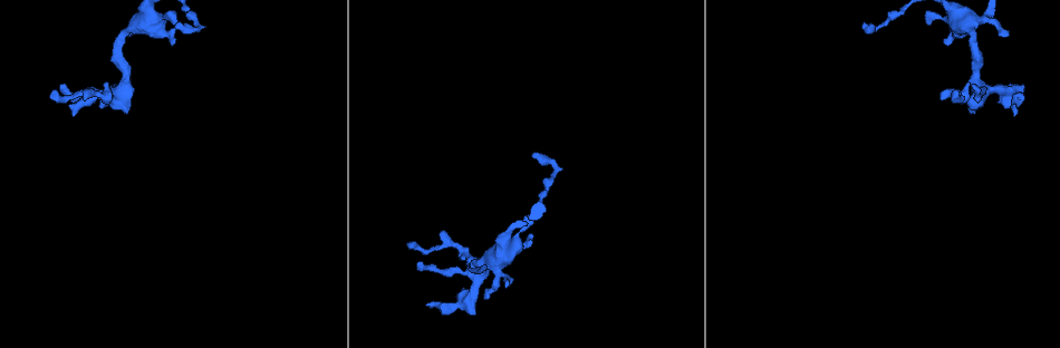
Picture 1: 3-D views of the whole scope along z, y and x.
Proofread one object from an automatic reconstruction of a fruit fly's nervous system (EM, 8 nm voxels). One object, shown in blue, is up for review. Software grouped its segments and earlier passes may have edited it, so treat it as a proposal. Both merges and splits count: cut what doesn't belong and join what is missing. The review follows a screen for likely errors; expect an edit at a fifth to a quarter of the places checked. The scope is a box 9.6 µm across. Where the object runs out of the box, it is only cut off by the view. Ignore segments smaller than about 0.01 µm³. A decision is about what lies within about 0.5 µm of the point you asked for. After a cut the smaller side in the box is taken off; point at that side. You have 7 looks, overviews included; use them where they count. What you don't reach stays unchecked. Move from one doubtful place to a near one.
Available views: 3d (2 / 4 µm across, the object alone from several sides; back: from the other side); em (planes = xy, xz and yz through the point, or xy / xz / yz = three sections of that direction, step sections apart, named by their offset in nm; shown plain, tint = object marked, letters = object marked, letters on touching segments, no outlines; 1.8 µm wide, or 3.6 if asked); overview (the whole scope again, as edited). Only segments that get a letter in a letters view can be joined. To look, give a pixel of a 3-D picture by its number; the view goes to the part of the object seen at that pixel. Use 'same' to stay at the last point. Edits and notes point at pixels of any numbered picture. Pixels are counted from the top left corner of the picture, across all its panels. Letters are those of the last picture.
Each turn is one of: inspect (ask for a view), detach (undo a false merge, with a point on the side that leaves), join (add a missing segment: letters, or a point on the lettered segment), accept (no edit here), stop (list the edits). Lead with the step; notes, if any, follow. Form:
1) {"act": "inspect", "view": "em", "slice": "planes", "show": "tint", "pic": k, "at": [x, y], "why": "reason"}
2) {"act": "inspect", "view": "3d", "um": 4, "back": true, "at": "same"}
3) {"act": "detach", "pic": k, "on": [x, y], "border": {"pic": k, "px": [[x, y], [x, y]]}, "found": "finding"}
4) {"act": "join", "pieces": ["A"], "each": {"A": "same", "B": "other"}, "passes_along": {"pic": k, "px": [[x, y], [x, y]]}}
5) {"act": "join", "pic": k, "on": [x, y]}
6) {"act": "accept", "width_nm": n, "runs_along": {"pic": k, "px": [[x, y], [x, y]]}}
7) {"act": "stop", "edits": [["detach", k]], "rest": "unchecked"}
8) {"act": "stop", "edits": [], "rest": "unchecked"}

{"act": "inspect", "view": "em", "slice": "planes", "show": "letters", "pic": 1, "at": [175, 23], "why": "tapers out"}

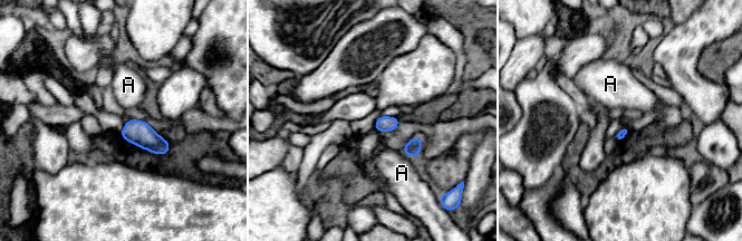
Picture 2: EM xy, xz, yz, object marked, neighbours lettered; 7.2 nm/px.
{"act": "accept", "each": {"A": "other"}, "border": {"pic": 2, "px": [[402, 151], [416, 158]]}, "found": "no lettered segment goes on from it"}

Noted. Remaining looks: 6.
{"act": "inspect", "view": "em", "um": 3.6, "slice": "planes", "show": "letters", "pic": 1, "at": [140, 19], "why": "four or more arms meet"}

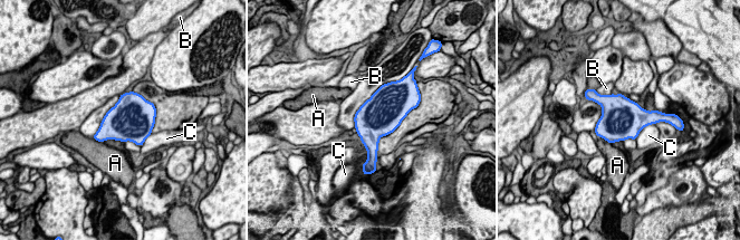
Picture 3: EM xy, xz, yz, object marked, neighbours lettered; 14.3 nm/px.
{"act": "accept", "each": {"A": "other", "B": "other", "C": "other"}, "border": {"pic": 3, "px": [[654, 123], [647, 124], [635, 138]]}, "found": "continuous, no second cell"}

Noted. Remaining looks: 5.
{"act": "inspect", "view": "em", "slice": "planes", "show": "letters", "pic": 1, "at": [429, 306], "why": "branch stops here"}

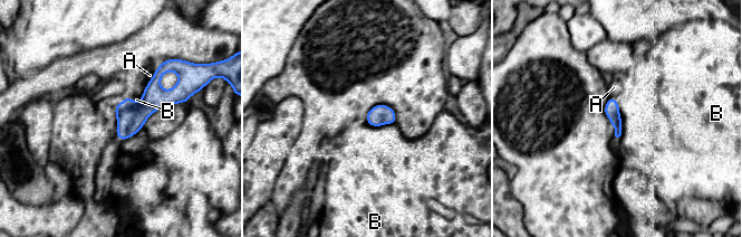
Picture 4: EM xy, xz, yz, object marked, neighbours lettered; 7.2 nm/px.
{"act": "accept", "each": {"A": "other", "B": "other"}, "border": {"pic": 4, "px": [[148, 82], [141, 100], [135, 104]]}, "found": "none of them fits"}

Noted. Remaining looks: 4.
{"act": "stop", "edits": [], "rest": "unchecked"}

